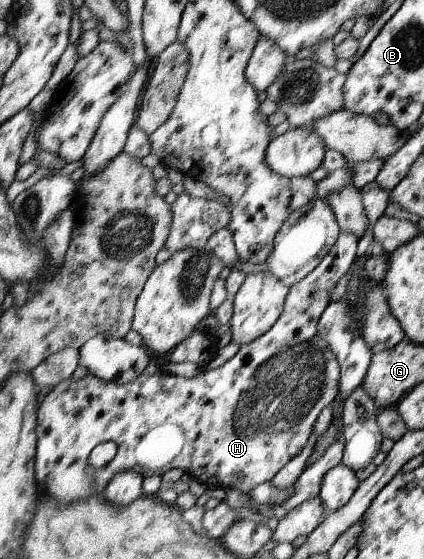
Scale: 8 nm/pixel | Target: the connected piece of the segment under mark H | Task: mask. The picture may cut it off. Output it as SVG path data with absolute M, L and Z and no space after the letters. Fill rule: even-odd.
M340 231L340 238L336 243L336 246L331 252L321 261L321 264L313 269L311 273L304 280L301 280L299 284L293 285L288 289L288 298L284 304L284 312L281 313L280 320L277 321L273 328L265 335L261 335L259 339L243 345L239 351L232 357L212 371L207 371L203 368L191 379L185 379L185 377L177 377L177 375L170 375L169 373L163 373L161 369L153 369L143 376L137 377L135 381L130 383L120 384L103 381L103 379L95 377L95 375L88 374L75 381L73 377L65 379L60 383L57 383L51 391L45 396L41 404L38 406L37 411L37 444L36 444L36 479L37 479L37 493L39 497L47 497L47 489L49 489L49 496L53 497L57 501L57 505L69 505L73 501L81 501L81 499L87 499L89 495L97 495L97 493L104 493L105 487L112 481L112 478L121 471L135 471L139 473L141 477L150 477L153 475L163 476L167 471L171 469L183 469L188 475L193 477L193 480L201 481L207 488L219 488L225 487L231 494L231 498L237 502L242 502L251 506L251 511L256 511L257 506L249 495L249 491L257 485L265 484L267 481L271 482L273 477L277 475L277 472L289 463L295 455L299 455L299 451L307 445L307 439L309 435L313 433L313 425L324 412L325 407L335 399L337 395L337 385L339 385L339 361L337 357L333 355L333 351L329 349L329 345L325 342L325 339L320 335L320 318L323 316L325 309L330 304L330 296L333 289L336 287L338 281L346 275L349 271L355 257L358 247L358 239L347 231ZM113 441L117 445L117 455L115 458L105 467L97 468L89 465L89 455L93 451L94 447L97 447L100 443Z

